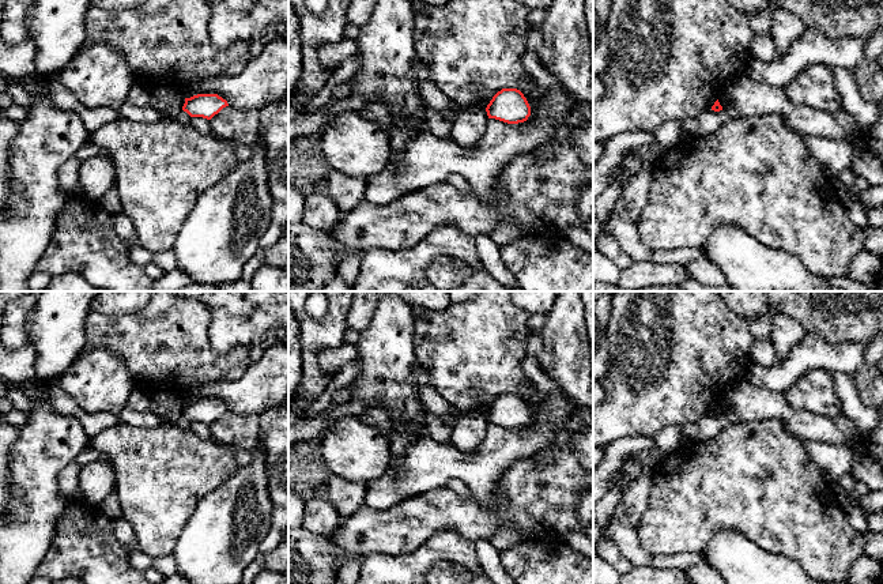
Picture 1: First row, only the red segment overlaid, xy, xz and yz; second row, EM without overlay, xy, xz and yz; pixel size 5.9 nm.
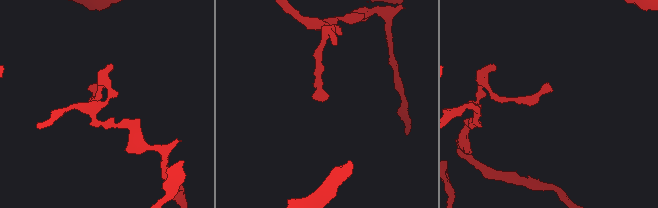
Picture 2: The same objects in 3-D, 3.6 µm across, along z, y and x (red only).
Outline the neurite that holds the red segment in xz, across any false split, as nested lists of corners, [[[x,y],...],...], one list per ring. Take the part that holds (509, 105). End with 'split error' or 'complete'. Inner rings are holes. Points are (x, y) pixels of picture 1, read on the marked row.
[[[502,88],[486,108],[488,118],[507,124],[518,124],[528,120],[531,106],[524,94],[517,88]]] | complete

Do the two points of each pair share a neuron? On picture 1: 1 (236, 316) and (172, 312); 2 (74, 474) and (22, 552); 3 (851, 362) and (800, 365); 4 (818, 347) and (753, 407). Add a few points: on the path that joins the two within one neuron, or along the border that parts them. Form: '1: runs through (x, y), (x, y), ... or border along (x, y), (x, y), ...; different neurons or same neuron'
1: border along (206, 305), (211, 313), (208, 343), (212, 347); different neurons
2: border along (70, 462), (59, 474), (59, 490), (68, 501); different neurons
3: runs through (838, 360), (812, 360); same neuron
4: border along (747, 376), (754, 384), (784, 394); different neurons

